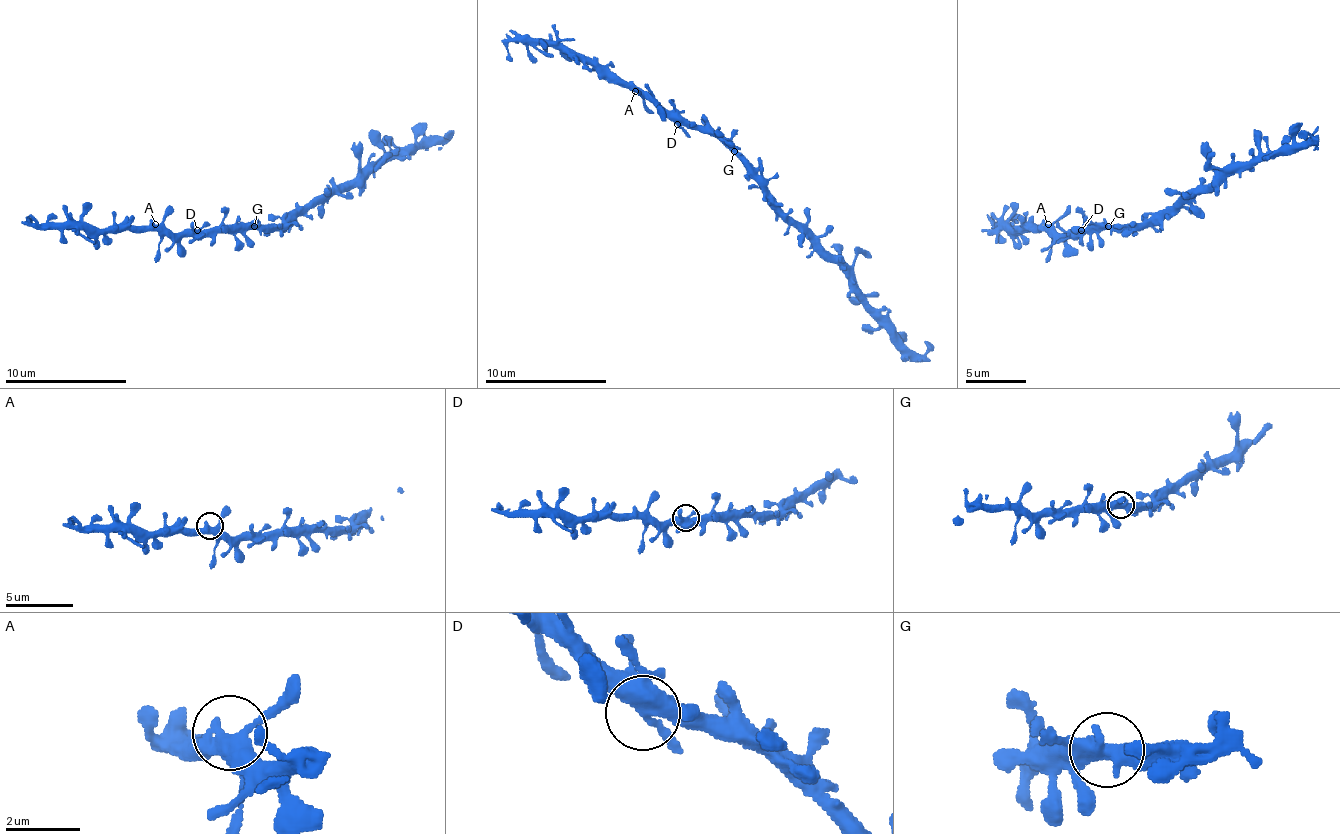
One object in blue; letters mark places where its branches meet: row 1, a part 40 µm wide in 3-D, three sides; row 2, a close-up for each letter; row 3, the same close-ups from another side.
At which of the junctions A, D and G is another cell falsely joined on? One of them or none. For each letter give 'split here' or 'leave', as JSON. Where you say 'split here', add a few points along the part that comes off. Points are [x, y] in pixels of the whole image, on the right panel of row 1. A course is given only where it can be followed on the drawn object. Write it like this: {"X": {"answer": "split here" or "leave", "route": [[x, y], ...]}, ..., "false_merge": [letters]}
{"A": {"answer": "leave"}, "D": {"answer": "leave"}, "G": {"answer": "leave"}, "false_merge": []}

